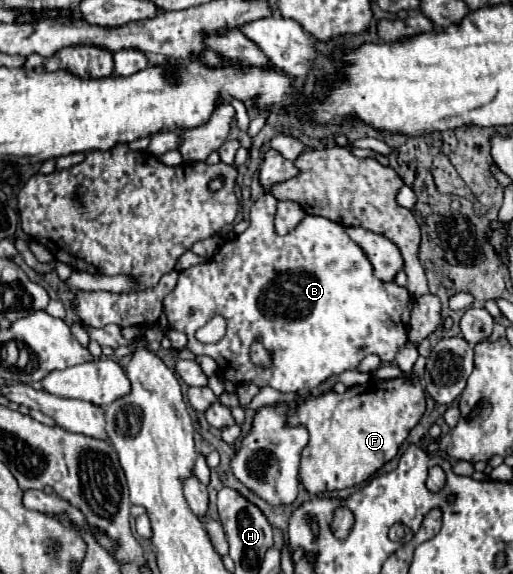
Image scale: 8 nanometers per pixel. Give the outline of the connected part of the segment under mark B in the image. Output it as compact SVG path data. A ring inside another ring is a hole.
M263 194L251 206L249 216L249 228L233 240L227 240L221 250L207 260L207 264L195 264L187 270L181 270L177 286L163 300L163 310L169 326L173 330L185 332L189 338L185 348L197 356L211 356L217 362L221 376L235 384L253 382L259 388L271 386L279 392L311 390L335 374L355 370L367 354L379 354L383 362L393 362L397 350L407 342L409 308L405 304L405 320L401 324L401 300L397 296L389 296L391 288L401 290L401 286L395 282L383 282L373 276L369 264L365 266L365 262L361 262L361 248L347 238L345 228L321 216L305 216L295 230L291 230L287 236L279 236L273 224L275 198L271 194ZM259 300L273 304L271 308L261 308ZM213 316L223 316L227 320L227 332L223 340L217 344L197 342L195 330L205 326ZM257 338L267 350L273 352L271 368L259 368L249 360L249 348Z

